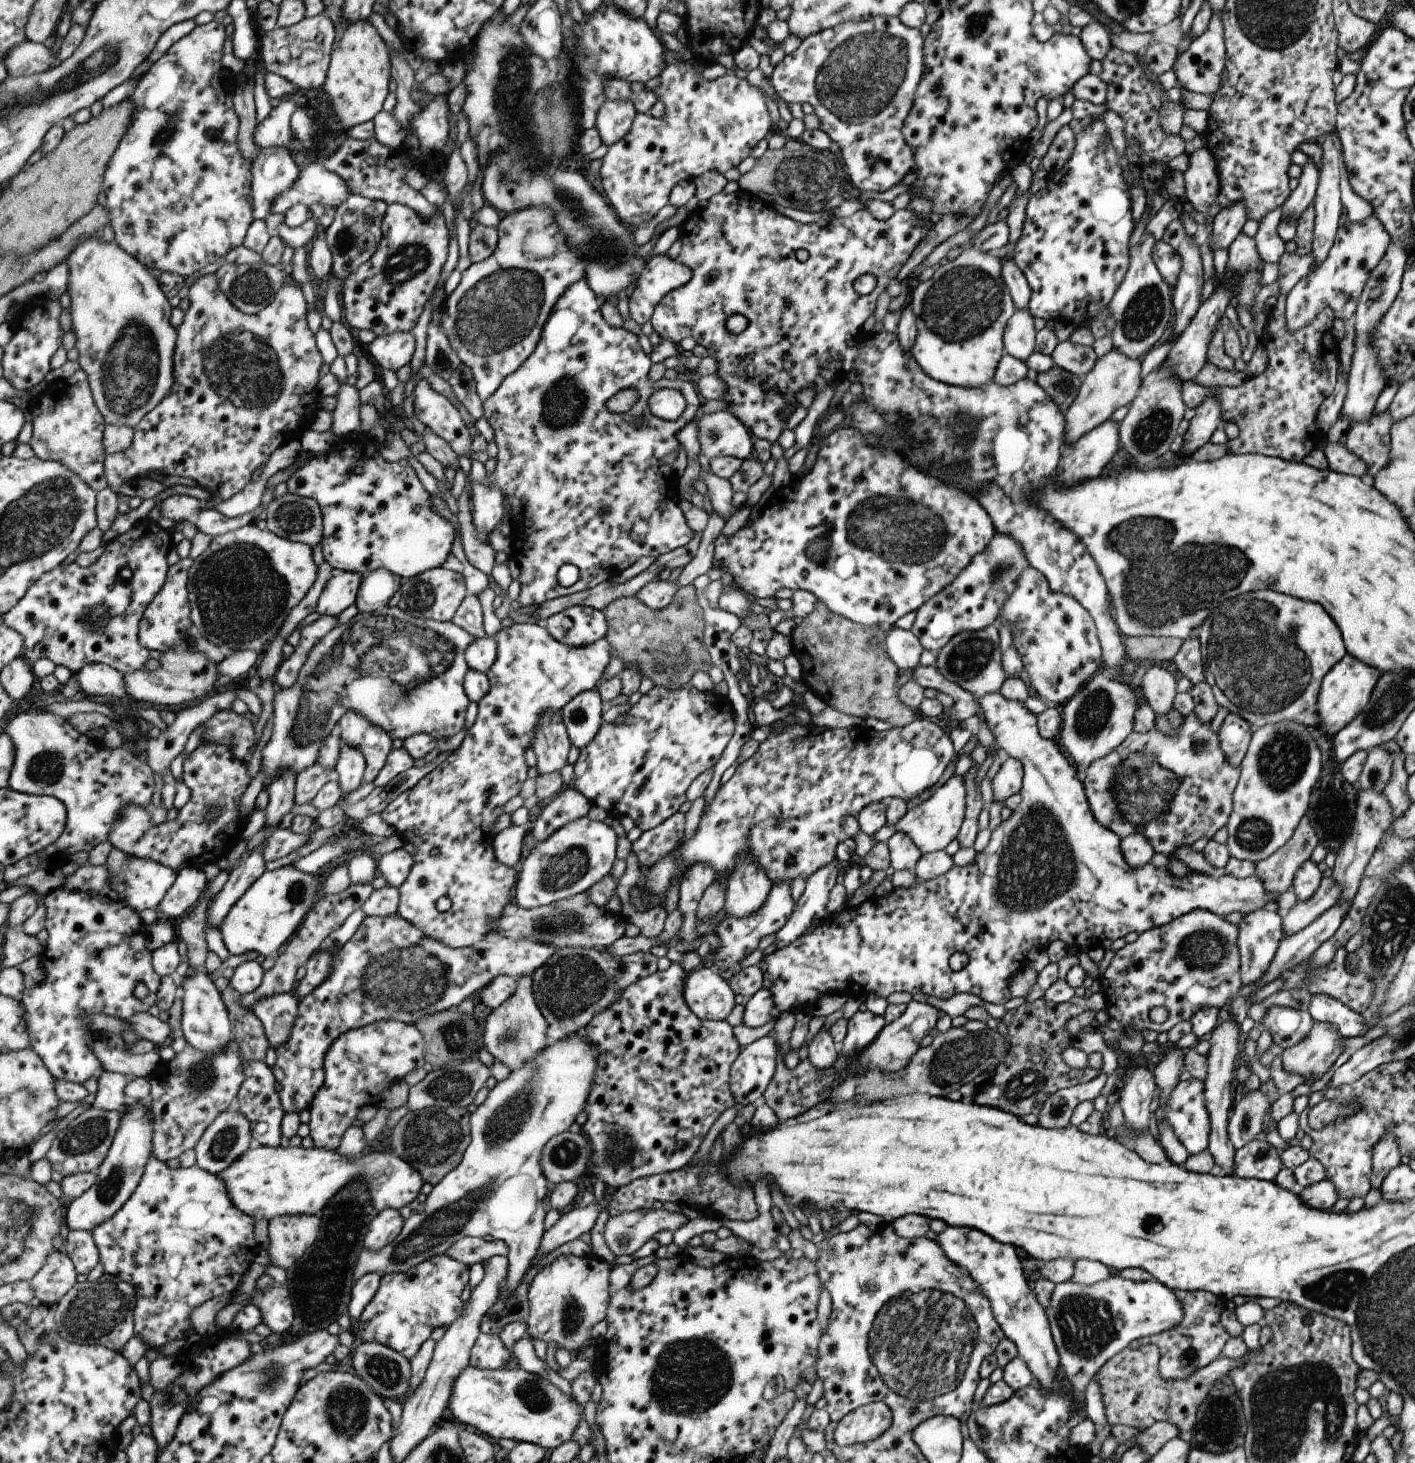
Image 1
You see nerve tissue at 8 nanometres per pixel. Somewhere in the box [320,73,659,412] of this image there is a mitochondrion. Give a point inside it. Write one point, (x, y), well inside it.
(498, 312)

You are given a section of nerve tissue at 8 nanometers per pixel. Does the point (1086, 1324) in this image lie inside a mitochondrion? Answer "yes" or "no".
yes

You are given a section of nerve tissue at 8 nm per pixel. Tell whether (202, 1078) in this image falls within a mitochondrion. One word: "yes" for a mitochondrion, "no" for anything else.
yes

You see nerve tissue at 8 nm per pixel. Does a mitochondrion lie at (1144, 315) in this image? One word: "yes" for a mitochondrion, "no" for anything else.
yes

